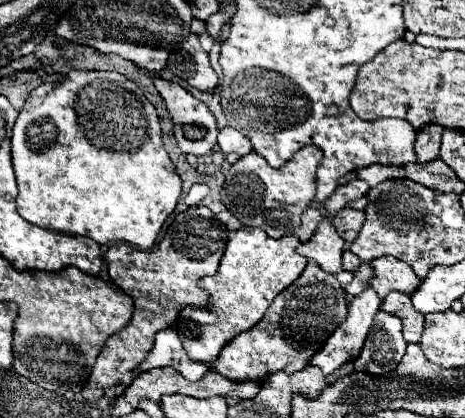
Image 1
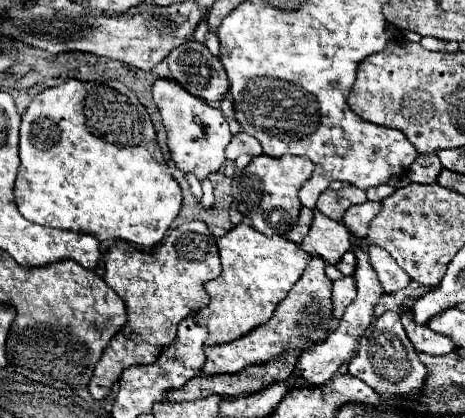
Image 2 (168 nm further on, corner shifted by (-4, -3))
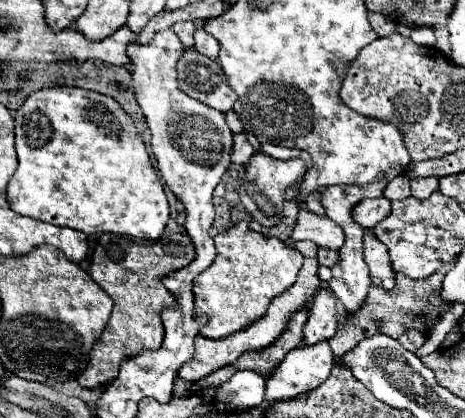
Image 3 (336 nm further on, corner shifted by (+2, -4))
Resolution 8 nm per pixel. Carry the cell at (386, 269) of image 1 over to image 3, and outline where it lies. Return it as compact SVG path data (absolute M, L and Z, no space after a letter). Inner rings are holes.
M365 231L363 243L365 243L363 257L365 257L365 263L369 265L371 281L379 287L385 287L385 289L395 287L395 271L391 267L387 247L375 237L373 231Z

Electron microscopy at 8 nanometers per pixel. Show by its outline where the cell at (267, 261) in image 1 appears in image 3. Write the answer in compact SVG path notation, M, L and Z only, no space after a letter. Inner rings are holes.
M245 221L215 235L215 245L217 259L213 267L197 275L193 283L195 311L209 317L207 325L201 327L201 335L209 339L227 337L265 315L271 299L295 283L303 265L303 255L297 249L287 247L277 237L265 237L253 231Z

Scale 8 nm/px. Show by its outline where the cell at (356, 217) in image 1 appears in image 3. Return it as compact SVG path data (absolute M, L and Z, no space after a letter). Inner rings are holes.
M385 197L379 199L363 199L353 209L353 219L363 229L373 229L379 221L383 221L391 211L391 201Z

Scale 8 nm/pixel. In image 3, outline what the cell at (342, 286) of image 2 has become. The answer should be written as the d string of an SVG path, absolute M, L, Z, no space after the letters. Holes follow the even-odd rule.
M321 289L313 297L301 345L315 345L319 341L329 341L337 331L337 315L339 311L335 299L325 289Z

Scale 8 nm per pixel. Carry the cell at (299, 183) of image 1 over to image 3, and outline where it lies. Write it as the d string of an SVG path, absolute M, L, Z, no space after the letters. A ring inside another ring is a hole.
M255 153L251 157L251 161L247 163L245 169L245 177L243 177L243 185L237 189L239 199L245 207L245 211L259 221L265 227L273 227L275 225L275 213L277 213L277 221L281 221L281 211L283 211L283 203L285 203L285 189L305 173L305 163L299 157L281 161L281 159L273 159L265 153Z

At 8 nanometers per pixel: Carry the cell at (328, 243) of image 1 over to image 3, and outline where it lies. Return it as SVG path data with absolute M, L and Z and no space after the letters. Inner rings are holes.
M301 205L291 239L295 241L307 239L329 249L341 249L345 235L343 235L343 229L337 223L333 223L329 217L319 217L311 213L305 205Z

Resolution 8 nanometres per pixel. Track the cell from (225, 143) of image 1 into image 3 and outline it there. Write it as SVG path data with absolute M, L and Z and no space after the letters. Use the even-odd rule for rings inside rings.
M237 133L235 135L235 143L233 143L233 155L231 155L231 161L237 163L237 165L243 165L251 159L251 155L255 153L255 149L251 147L251 143L247 141L245 133Z

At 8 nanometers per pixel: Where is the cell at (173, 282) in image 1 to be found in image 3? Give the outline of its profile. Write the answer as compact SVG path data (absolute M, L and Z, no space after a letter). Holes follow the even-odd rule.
M103 233L97 241L97 247L91 255L91 279L111 295L115 307L111 319L93 345L91 359L87 369L77 379L79 385L87 389L101 387L115 379L119 371L119 363L125 357L133 357L143 349L159 349L163 343L163 323L161 311L165 307L173 307L175 299L161 283L161 275L177 271L191 263L195 257L195 249L191 239L185 233L173 233L169 237L161 237L149 243L127 241L127 237Z

